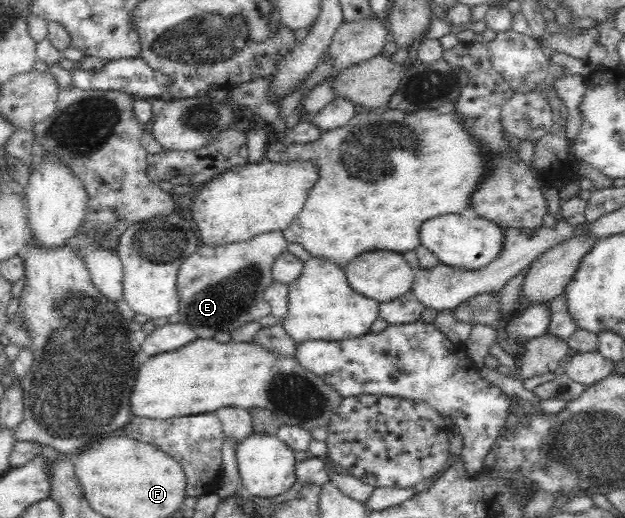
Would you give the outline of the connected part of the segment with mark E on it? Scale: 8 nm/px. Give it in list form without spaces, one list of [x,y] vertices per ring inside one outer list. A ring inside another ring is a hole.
[[[273,230],[259,233],[243,242],[231,242],[231,244],[219,244],[219,246],[199,244],[190,257],[182,259],[177,271],[176,287],[179,295],[177,320],[197,330],[197,334],[201,336],[199,330],[203,328],[230,333],[245,323],[258,321],[263,316],[271,314],[271,307],[265,301],[264,290],[275,281],[272,277],[273,261],[287,250],[287,243],[289,242],[281,230]]]

